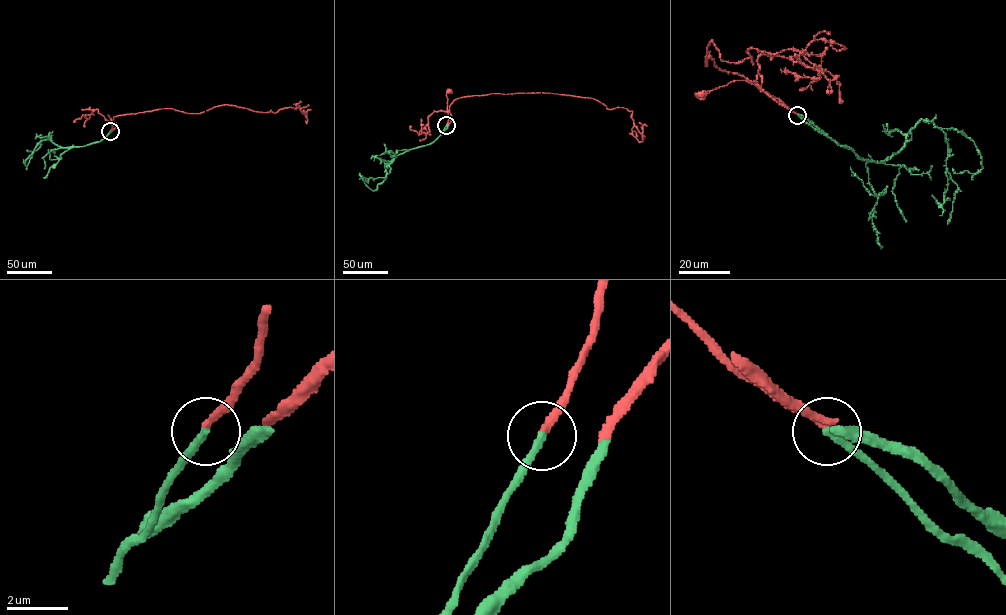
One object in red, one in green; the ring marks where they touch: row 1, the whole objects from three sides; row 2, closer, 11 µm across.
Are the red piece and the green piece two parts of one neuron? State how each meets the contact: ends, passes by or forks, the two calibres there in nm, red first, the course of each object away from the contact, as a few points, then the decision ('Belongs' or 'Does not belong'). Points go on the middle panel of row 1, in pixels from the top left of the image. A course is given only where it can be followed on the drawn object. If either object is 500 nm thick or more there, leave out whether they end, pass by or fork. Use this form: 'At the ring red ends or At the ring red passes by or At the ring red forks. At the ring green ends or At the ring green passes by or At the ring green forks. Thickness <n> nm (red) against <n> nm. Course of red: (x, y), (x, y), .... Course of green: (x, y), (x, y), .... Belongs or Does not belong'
At the ring red ends. At the ring green ends. Thickness 240 nm (red) against 280 nm. Course of red: (446, 125), (449, 90). Course of green: (446, 125), (433, 142), (408, 149), (385, 163), (385, 177), (370, 178), (367, 182), (362, 178). Belongs

